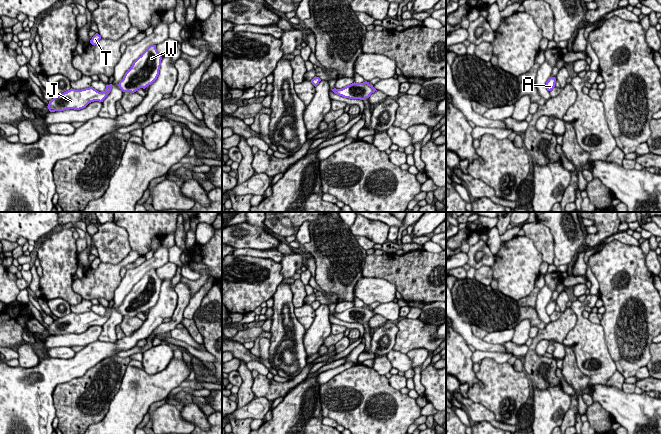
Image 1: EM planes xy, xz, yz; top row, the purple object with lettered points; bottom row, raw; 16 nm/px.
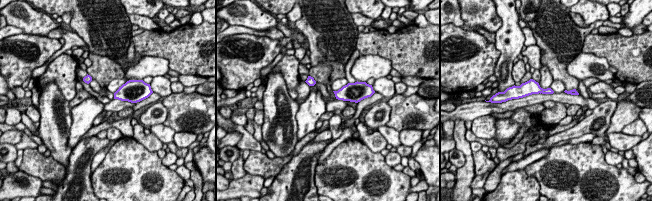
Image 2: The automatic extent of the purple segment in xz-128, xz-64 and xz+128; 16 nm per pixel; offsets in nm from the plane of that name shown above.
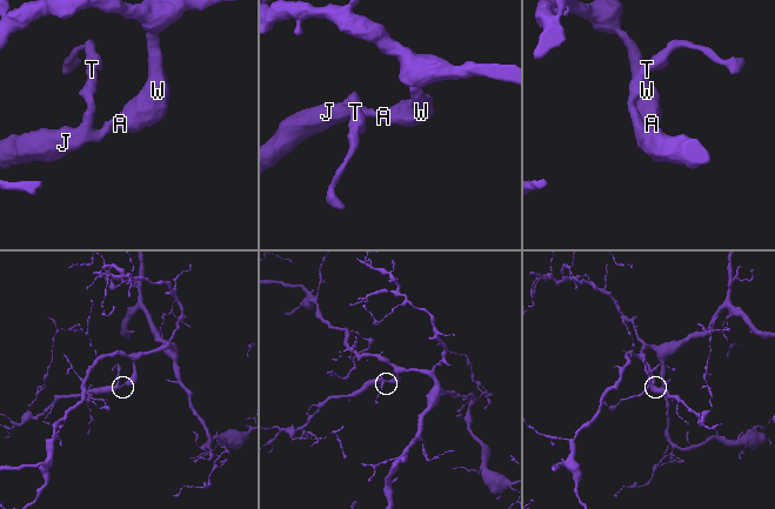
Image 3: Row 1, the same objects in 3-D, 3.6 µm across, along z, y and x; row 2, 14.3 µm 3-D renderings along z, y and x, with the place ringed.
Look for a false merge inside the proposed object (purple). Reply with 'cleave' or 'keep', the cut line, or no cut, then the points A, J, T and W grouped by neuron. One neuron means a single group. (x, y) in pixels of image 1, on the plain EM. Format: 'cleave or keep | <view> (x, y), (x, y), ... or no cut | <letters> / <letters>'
keep | no cut | A J T W

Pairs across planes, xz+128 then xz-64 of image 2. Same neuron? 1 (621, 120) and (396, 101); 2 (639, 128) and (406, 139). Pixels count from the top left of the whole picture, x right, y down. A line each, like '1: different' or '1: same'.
1: same
2: same

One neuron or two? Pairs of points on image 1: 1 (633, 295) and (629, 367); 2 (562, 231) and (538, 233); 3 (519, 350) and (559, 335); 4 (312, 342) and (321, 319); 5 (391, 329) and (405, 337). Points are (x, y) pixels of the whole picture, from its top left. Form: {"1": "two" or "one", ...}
{"1": "one", "2": "two", "3": "two", "4": "one", "5": "two"}

